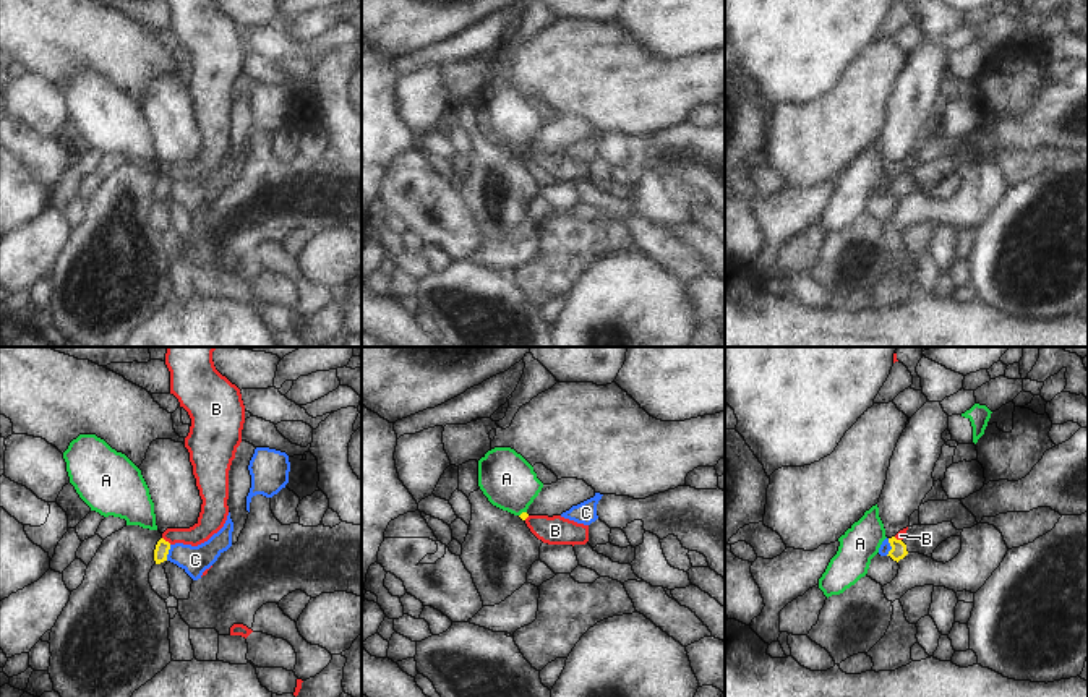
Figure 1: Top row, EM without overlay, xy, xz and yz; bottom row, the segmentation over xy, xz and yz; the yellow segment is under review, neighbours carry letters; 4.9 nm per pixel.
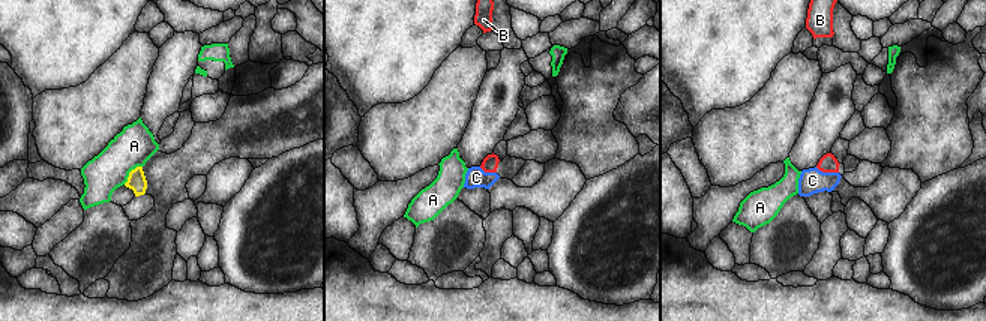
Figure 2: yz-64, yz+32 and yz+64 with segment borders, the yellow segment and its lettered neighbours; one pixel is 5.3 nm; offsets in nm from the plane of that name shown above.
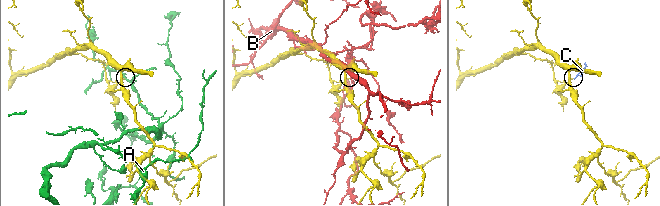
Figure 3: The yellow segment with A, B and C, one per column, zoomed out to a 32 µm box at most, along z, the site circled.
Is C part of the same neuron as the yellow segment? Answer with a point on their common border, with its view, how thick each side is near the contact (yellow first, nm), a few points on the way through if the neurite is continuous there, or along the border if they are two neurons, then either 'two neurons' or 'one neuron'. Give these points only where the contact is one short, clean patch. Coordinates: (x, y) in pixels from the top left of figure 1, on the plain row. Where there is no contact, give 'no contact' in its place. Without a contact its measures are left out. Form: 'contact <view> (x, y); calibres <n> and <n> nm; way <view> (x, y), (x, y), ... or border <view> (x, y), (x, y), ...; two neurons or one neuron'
contact xy (167, 190); calibres 70 and 140 nm; border xy (171, 182), (166, 196); two neurons

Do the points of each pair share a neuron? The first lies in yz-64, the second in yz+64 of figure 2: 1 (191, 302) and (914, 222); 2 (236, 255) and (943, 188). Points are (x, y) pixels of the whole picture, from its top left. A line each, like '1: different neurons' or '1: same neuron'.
1: different neurons
2: same neuron

